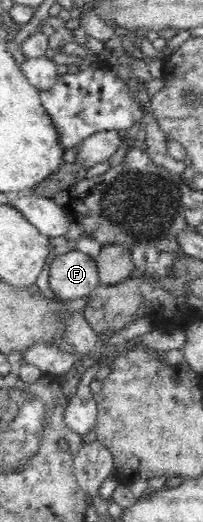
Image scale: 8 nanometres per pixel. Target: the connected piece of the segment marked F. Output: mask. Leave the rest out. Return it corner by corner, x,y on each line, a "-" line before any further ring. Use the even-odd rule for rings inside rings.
80,250
58,255
49,270
50,295
60,300
86,297
100,284
95,258

